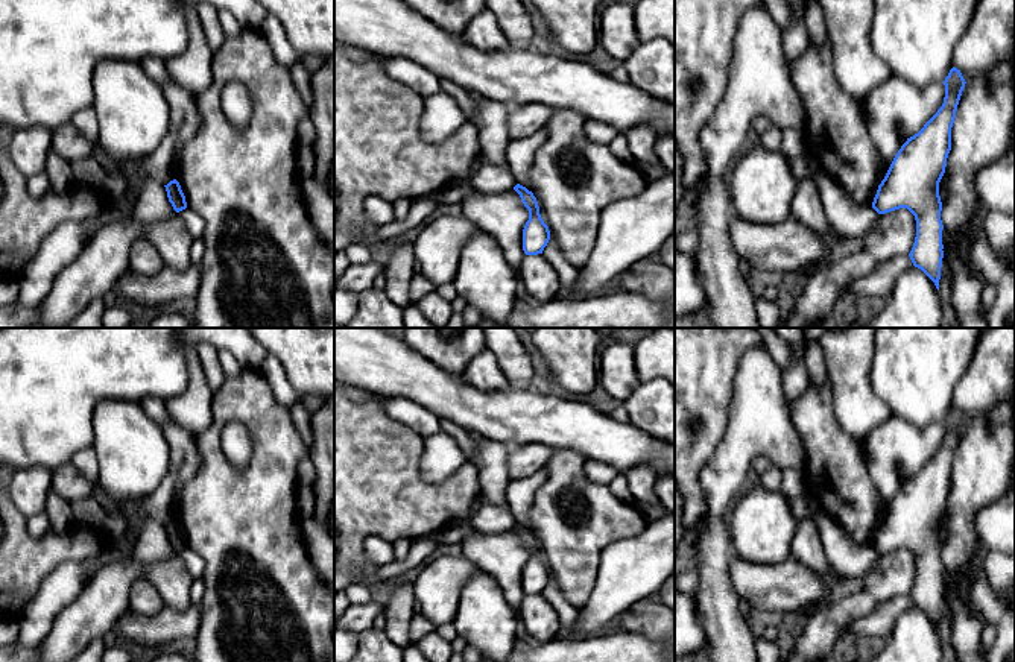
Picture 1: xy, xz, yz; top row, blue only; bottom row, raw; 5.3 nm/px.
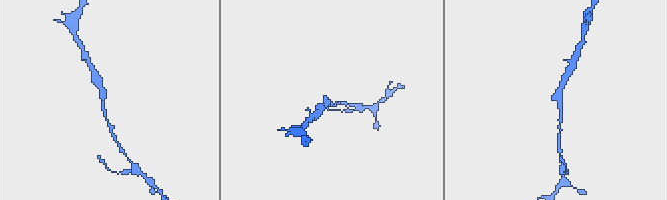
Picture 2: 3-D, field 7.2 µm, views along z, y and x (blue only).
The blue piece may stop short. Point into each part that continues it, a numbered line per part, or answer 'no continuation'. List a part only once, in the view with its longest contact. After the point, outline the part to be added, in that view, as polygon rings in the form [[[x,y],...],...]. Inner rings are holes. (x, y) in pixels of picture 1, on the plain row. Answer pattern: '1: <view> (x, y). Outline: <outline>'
no continuation

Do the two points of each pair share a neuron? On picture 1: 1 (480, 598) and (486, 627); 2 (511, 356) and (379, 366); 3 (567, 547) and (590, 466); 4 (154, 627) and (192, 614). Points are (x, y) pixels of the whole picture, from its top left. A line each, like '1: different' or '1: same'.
1: same
2: different
3: different
4: same

